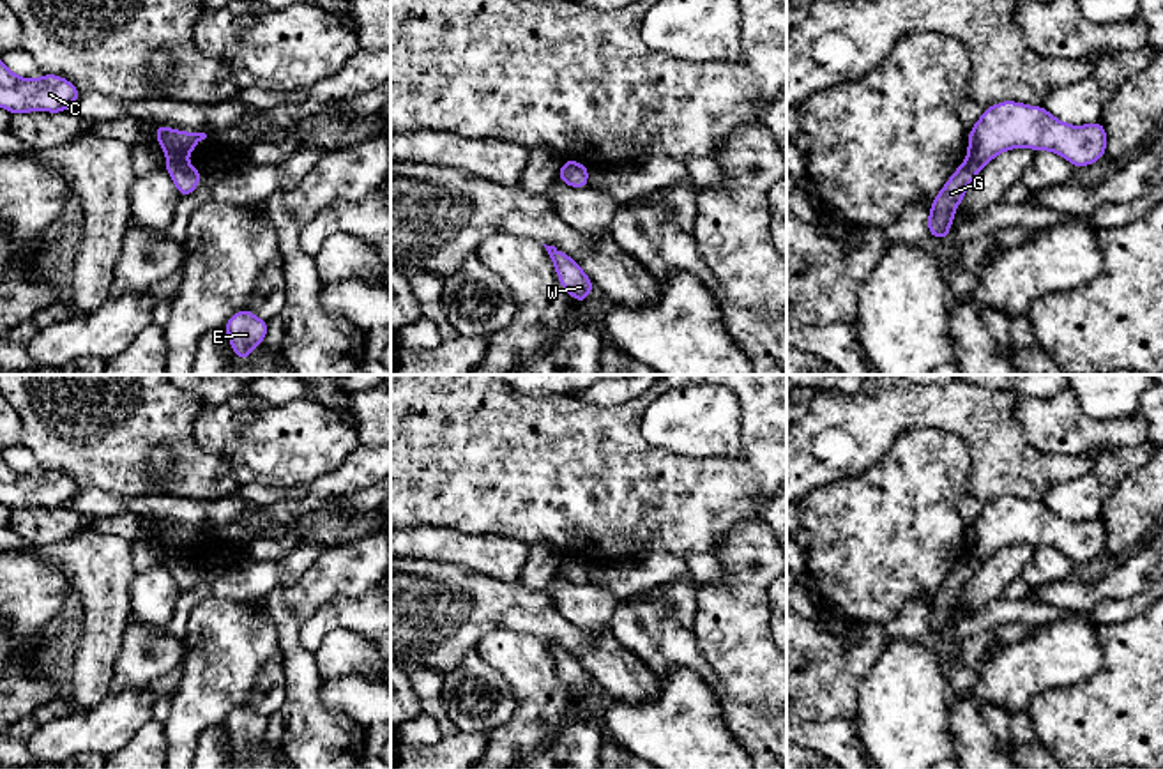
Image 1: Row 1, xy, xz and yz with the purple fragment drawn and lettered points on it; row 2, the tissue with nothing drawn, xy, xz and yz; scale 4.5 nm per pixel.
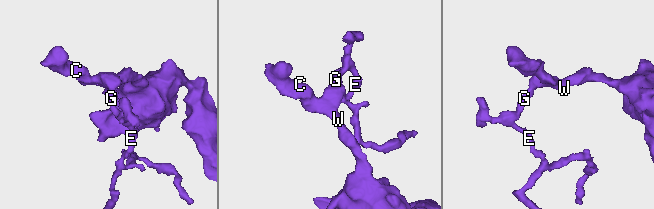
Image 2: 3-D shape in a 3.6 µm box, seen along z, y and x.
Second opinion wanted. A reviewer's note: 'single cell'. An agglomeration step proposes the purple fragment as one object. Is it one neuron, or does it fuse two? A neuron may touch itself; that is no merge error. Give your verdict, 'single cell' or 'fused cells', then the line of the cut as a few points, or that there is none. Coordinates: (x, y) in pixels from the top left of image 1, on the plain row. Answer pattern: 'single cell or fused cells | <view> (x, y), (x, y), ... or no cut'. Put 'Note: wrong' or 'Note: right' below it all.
single cell | no cut
Note: right

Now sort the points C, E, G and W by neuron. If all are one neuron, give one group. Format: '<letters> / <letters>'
C E G W

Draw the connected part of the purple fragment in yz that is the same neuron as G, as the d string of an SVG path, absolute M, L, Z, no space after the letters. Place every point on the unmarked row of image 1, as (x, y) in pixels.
M1000 497L986 506L969 527L969 553L933 594L928 610L928 628L947 636L954 606L981 564L1011 544L1050 546L1062 552L1076 566L1105 553L1106 523L1101 518L1069 522L1043 502L1018 497Z

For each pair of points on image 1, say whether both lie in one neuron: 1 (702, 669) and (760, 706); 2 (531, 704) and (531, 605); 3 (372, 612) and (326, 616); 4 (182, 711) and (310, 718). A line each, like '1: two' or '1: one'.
1: two
2: two
3: one
4: two

